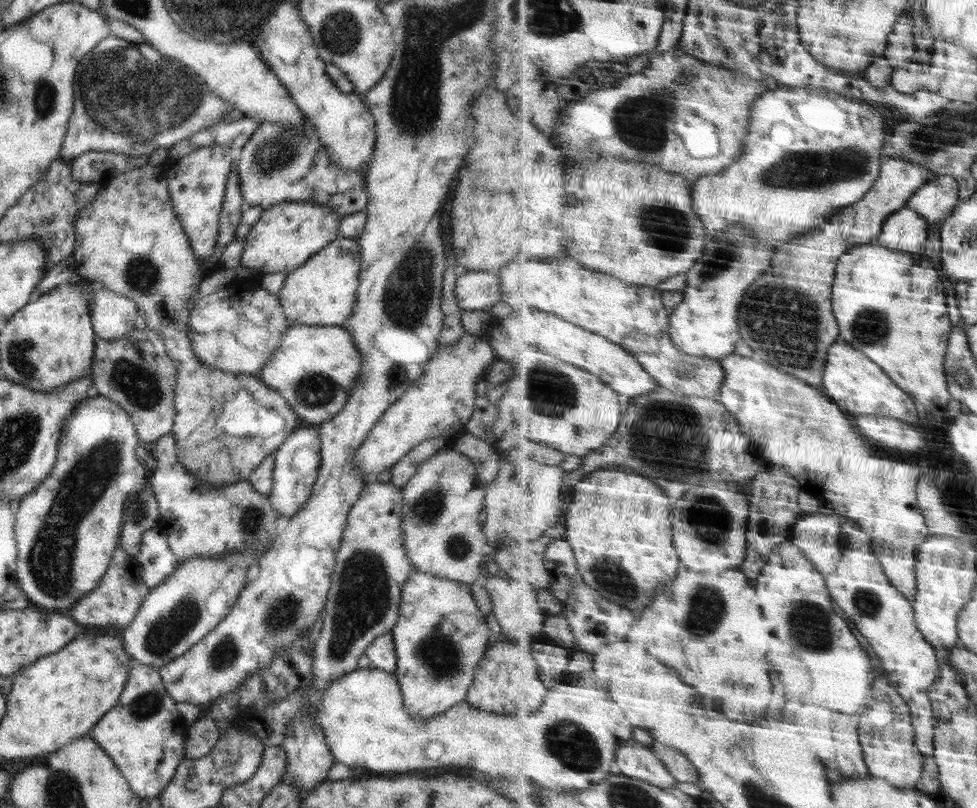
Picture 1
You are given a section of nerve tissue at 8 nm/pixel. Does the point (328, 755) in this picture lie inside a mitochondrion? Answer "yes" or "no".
no

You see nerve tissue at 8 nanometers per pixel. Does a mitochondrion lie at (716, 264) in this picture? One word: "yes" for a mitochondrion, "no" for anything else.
yes

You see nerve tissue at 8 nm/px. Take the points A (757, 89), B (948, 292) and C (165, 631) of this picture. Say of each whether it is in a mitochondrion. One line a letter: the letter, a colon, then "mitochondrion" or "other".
A: other
B: other
C: mitochondrion

